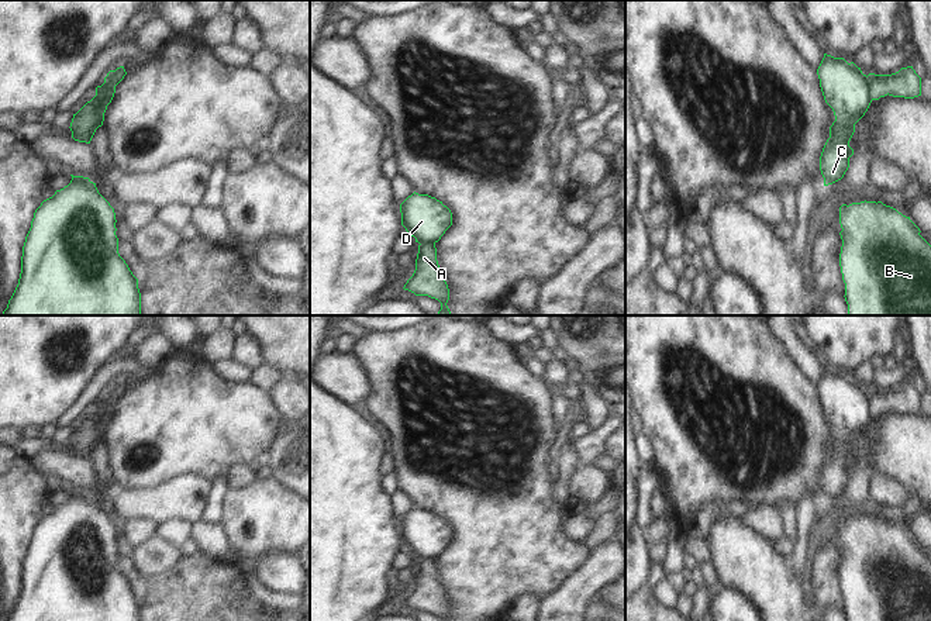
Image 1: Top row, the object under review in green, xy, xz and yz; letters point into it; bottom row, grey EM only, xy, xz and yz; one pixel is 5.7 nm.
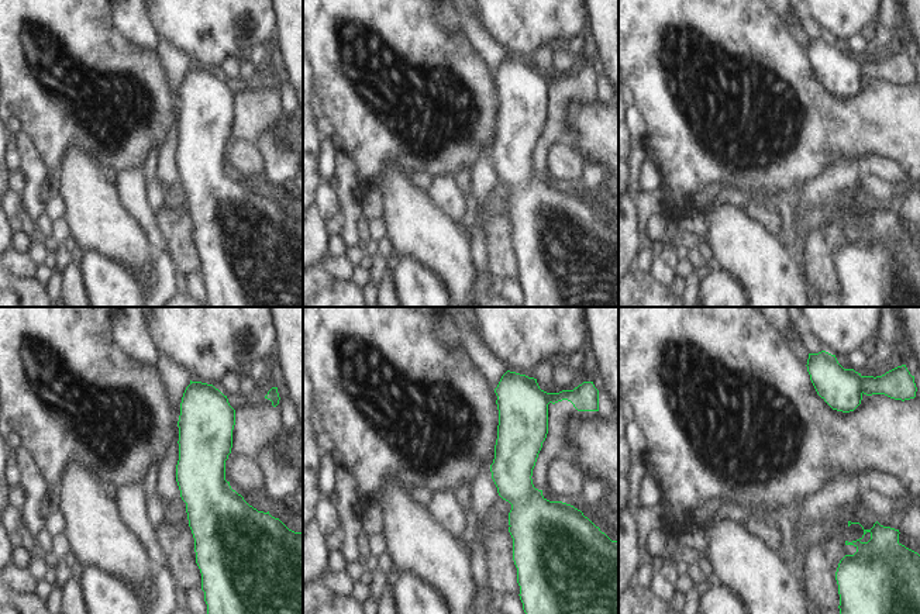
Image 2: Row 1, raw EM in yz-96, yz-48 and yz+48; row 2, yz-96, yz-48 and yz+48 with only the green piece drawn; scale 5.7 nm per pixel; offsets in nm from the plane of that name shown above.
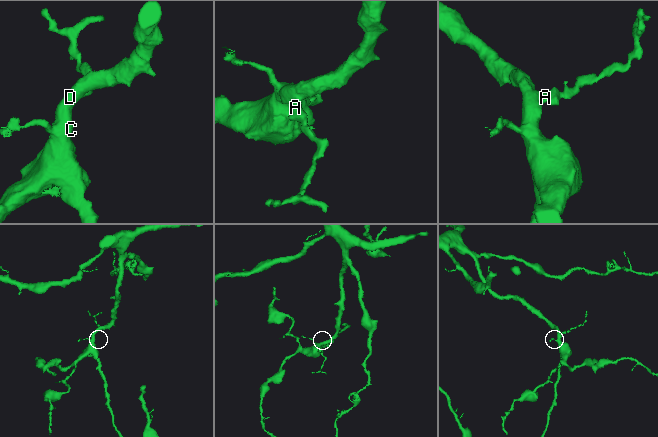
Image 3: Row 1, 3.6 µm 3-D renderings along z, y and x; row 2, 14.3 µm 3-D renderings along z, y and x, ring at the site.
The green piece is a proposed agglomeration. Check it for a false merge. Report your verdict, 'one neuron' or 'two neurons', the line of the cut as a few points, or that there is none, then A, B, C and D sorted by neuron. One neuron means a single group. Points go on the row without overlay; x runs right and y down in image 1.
two neurons | yz (866, 392), (871, 416) | A / B C D

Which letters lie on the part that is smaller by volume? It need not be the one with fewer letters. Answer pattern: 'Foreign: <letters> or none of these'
Foreign: A

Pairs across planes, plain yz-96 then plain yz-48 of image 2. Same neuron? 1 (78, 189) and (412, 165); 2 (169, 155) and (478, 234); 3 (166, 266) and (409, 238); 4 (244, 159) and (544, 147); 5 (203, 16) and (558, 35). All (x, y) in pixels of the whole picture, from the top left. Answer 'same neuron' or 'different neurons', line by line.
1: different neurons
2: same neuron
3: different neurons
4: different neurons
5: same neuron

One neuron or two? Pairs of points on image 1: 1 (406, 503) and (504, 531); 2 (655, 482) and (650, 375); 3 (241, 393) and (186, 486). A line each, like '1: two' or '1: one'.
1: two
2: two
3: two

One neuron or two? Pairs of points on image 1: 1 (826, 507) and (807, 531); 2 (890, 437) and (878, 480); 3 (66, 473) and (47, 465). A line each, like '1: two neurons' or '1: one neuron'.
1: two neurons
2: two neurons
3: one neuron

